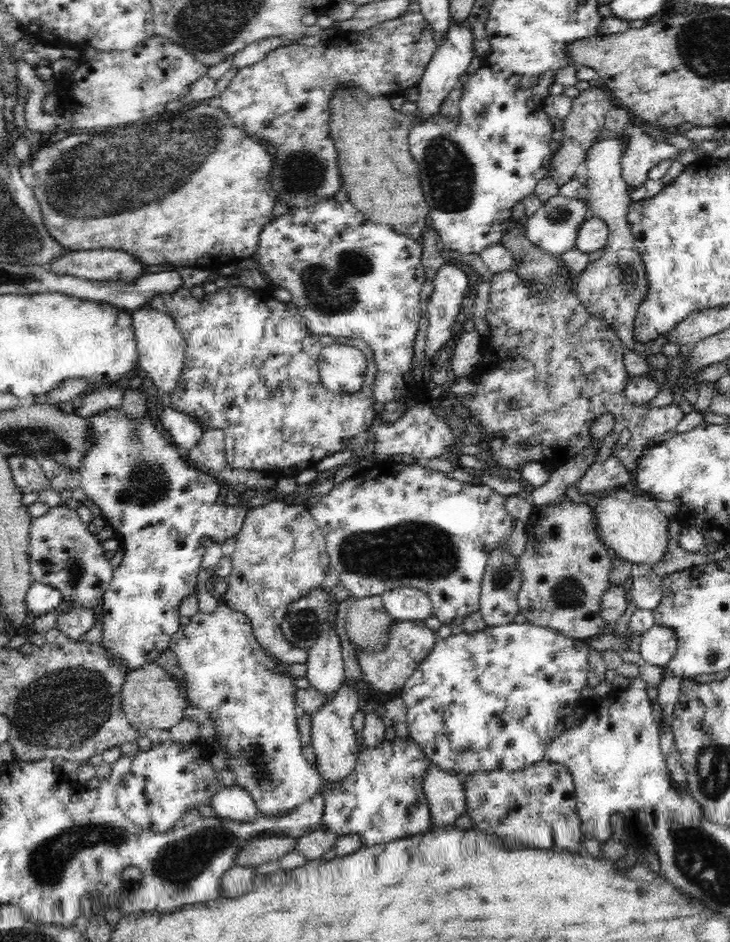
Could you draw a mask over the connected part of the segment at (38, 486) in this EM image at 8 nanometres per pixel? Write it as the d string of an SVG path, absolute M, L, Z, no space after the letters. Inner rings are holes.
M7 456L14 482L22 492L40 492L49 488L49 478L37 459L27 456Z

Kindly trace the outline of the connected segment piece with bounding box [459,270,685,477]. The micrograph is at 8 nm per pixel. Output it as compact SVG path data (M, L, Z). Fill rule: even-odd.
M504 271L501 273L494 273L489 281L486 281L490 285L490 295L488 296L488 310L486 312L486 322L488 323L488 337L487 340L482 340L482 346L480 346L480 357L482 360L478 362L477 373L472 374L472 380L476 385L476 390L472 398L461 399L461 404L466 407L466 410L470 412L470 416L476 418L476 428L480 430L480 434L488 439L488 444L490 445L490 456L494 460L494 466L496 468L502 468L502 470L520 470L526 462L540 462L540 464L547 464L547 466L562 466L565 462L568 462L570 458L574 458L576 454L580 454L582 451L586 451L587 447L591 446L593 442L592 432L590 432L590 426L596 422L601 414L612 414L615 418L615 423L613 430L598 444L598 451L595 456L595 460L598 462L604 462L607 458L610 458L612 451L616 448L616 444L620 438L621 432L628 428L630 433L632 433L632 439L627 444L626 447L615 452L614 457L616 457L624 466L632 477L634 477L635 467L638 464L639 458L642 456L643 452L649 448L650 442L653 438L663 435L667 432L674 431L676 425L680 420L682 420L685 415L682 409L680 409L678 403L671 403L663 407L652 407L646 404L628 405L626 399L624 399L624 386L628 384L632 376L626 371L626 366L624 366L624 352L627 349L623 346L623 343L619 341L619 338L615 336L615 333L610 329L610 326L602 320L600 317L594 317L590 315L590 312L583 306L580 299L577 298L575 291L570 289L570 285L566 282L567 276L560 276L556 281L553 282L553 289L551 291L546 291L543 294L542 289L532 289L530 285L526 285L526 281L518 280L518 275L514 271ZM510 402L516 402L518 408L512 408ZM494 433L505 433L506 437L502 440L492 437Z

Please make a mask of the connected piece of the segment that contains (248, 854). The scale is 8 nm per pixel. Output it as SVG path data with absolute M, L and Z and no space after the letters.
M268 836L254 838L235 858L238 866L258 867L272 861L279 861L284 855L296 850L297 840L288 836Z

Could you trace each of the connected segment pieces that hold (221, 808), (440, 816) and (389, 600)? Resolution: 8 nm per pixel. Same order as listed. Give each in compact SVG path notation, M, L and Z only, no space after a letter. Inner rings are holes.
M240 786L223 787L211 798L210 806L219 819L254 822L262 816L255 806L254 797Z
M431 763L423 779L423 793L430 806L434 827L454 825L467 812L462 777Z
M400 586L384 590L381 600L384 609L396 621L424 621L433 614L431 599L417 588Z

